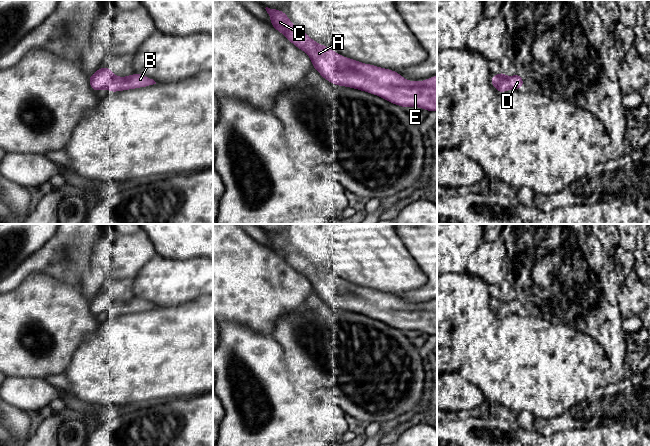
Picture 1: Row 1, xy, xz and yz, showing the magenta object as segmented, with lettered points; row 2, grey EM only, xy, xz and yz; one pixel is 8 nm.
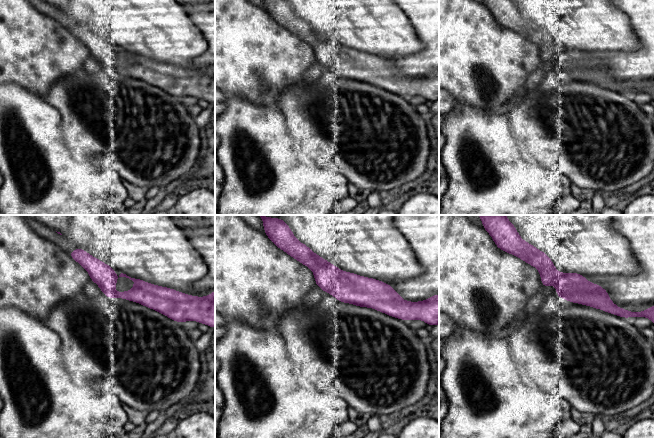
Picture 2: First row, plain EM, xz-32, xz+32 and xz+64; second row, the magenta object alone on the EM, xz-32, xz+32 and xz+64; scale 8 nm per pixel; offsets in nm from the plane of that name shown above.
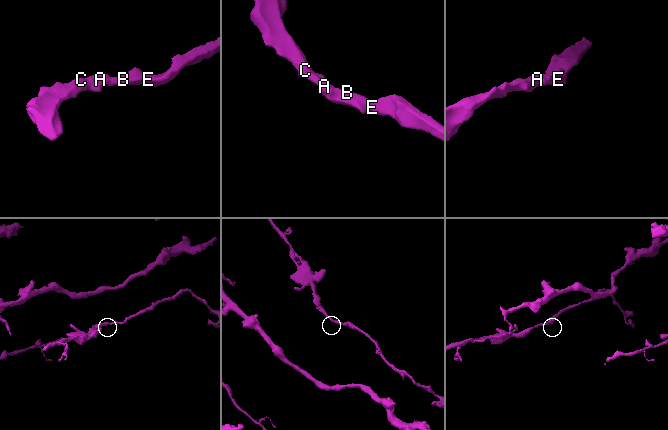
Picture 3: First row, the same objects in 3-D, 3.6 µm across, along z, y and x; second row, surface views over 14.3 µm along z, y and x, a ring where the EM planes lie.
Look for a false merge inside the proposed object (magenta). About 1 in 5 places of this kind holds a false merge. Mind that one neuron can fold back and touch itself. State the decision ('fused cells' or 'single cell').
single cell

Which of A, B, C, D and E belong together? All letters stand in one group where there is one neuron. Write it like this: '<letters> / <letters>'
A B C D E

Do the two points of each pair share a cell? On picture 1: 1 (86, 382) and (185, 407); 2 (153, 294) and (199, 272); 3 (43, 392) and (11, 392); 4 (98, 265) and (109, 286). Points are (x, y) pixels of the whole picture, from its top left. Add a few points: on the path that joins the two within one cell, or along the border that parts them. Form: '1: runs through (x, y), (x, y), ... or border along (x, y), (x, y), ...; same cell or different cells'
1: border along (183, 396), (137, 406); different cells
2: runs through (164, 283), (188, 279); same cell
3: runs through (35, 392), (19, 392); same cell
4: border along (129, 277), (107, 279), (101, 287); different cells

